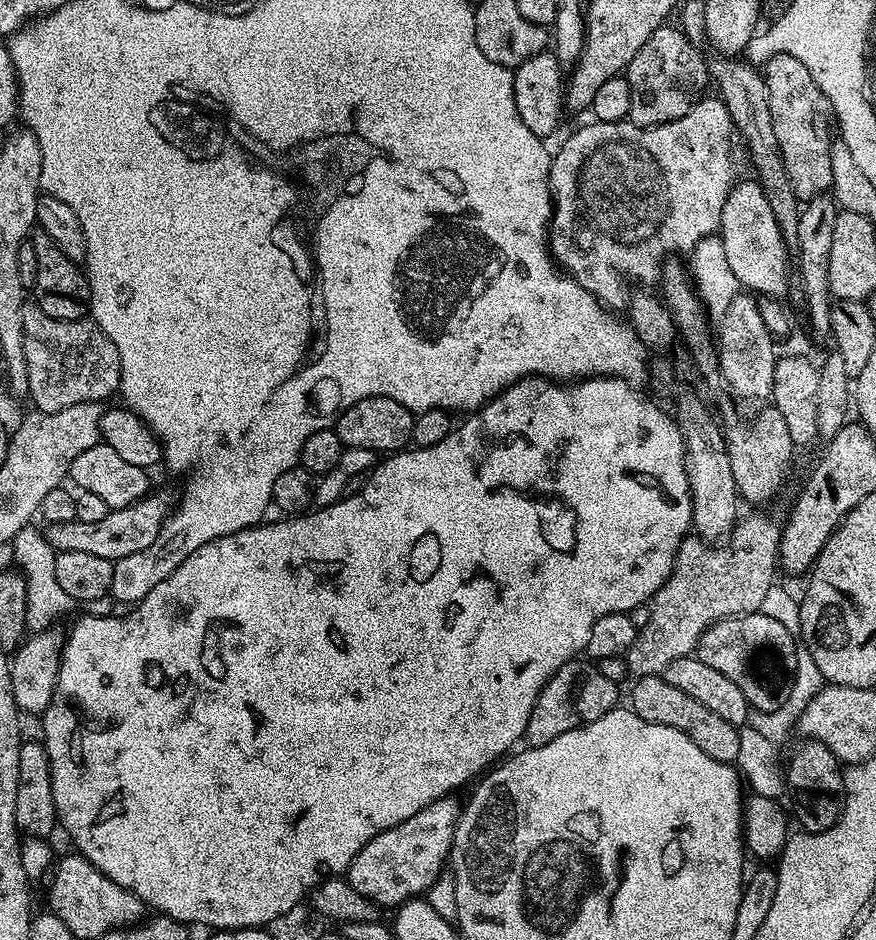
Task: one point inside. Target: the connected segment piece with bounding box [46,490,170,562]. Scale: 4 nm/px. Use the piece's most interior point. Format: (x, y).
(124, 531)

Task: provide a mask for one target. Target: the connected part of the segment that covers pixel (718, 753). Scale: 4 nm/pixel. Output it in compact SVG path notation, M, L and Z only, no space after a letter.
M663 675L642 676L635 683L636 685L632 688L630 710L638 714L638 718L662 726L674 726L676 730L682 730L682 734L689 736L694 744L706 754L710 754L716 760L721 760L723 764L735 765L738 758L740 734L740 728L737 725L718 718L714 710L702 706L702 702L698 702L695 698L690 698L690 694L685 694L682 690L677 690L675 686L670 686L670 682L666 682Z

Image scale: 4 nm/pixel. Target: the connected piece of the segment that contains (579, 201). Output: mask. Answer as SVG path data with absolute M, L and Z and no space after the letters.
M702 98L682 118L674 118L674 122L666 122L658 126L638 126L631 120L618 122L602 122L596 120L592 124L584 124L560 149L555 149L552 156L552 168L548 171L548 184L552 187L552 222L550 225L550 251L553 261L573 280L577 280L585 290L594 294L601 304L612 310L625 307L630 296L628 280L637 280L640 286L652 286L662 276L662 265L665 260L675 257L676 252L691 253L698 242L708 236L715 236L720 230L722 206L726 206L726 198L730 194L733 184L737 183L736 160L732 157L732 140L734 129L732 119L726 110L724 101L719 98Z

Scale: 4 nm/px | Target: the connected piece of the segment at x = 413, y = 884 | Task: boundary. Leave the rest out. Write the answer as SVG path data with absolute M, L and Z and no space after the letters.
M455 795L443 796L434 802L430 802L430 806L426 806L422 810L418 810L418 814L414 814L414 818L406 818L406 822L398 822L398 826L394 826L390 830L382 830L382 834L378 834L374 838L370 838L370 842L366 842L366 846L362 846L362 850L358 850L358 854L354 858L352 865L348 867L346 878L354 886L354 890L358 890L358 894L362 894L368 900L373 900L381 909L395 909L406 900L420 898L427 893L429 886L435 884L449 863L452 854L452 843L454 842L454 830L456 823L460 821L462 811L461 801L456 801Z

